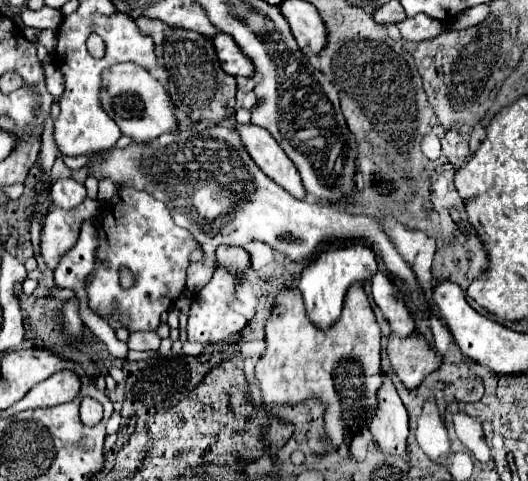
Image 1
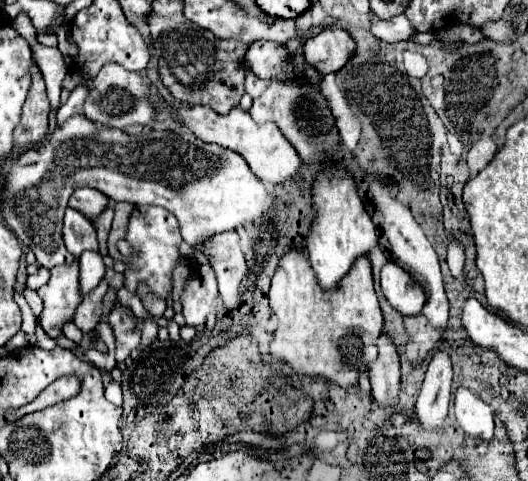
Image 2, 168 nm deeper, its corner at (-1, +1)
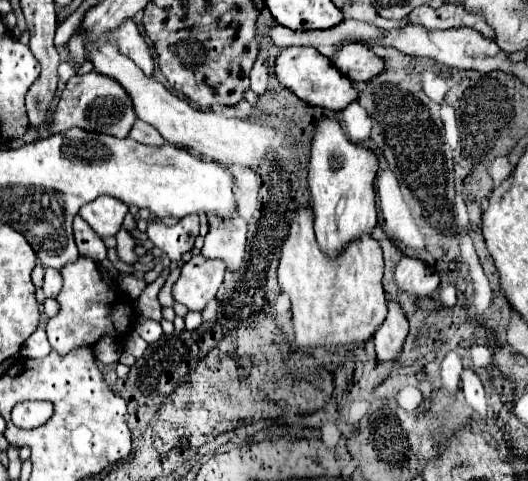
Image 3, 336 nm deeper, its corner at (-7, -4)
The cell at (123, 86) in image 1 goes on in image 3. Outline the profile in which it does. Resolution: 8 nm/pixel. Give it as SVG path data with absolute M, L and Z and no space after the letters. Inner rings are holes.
M97 71L75 75L67 81L65 91L59 99L59 105L55 109L55 115L51 119L53 133L63 133L69 127L77 125L77 127L83 127L85 131L107 133L113 137L127 137L135 121L137 121L137 115L135 115L135 109L131 107L131 97L127 95L127 91L123 91L123 87L115 83L115 79L107 75L99 75Z

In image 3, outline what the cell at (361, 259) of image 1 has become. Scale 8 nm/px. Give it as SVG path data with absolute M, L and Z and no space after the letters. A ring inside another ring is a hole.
M323 119L315 127L315 137L311 143L311 161L309 161L309 191L311 191L311 209L313 209L313 227L317 243L327 257L337 257L347 243L355 241L361 235L369 235L377 225L377 207L375 207L375 173L377 157L361 147L353 145L337 119Z

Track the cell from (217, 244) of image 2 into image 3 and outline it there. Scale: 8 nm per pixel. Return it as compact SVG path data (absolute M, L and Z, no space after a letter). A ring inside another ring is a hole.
M235 210L233 219L221 219L215 214L208 215L209 233L201 247L201 255L207 259L221 259L227 271L237 271L245 259L247 223Z

